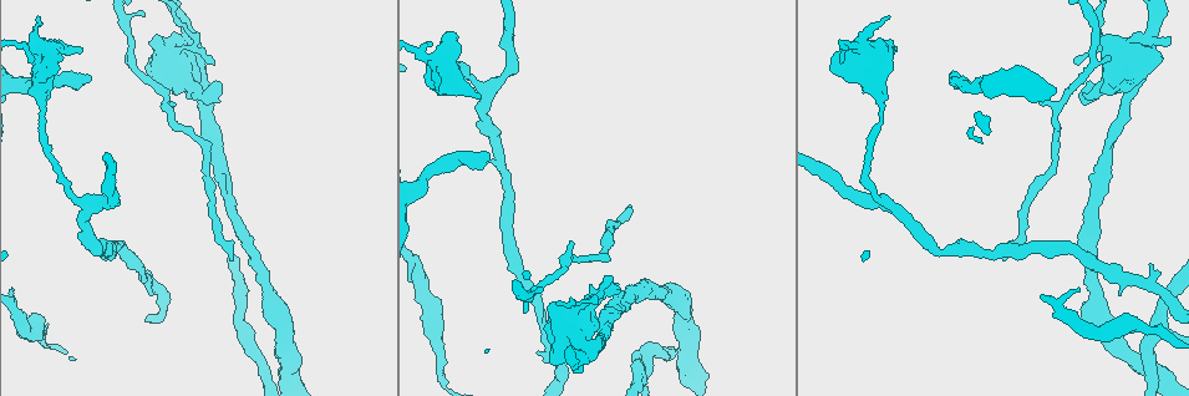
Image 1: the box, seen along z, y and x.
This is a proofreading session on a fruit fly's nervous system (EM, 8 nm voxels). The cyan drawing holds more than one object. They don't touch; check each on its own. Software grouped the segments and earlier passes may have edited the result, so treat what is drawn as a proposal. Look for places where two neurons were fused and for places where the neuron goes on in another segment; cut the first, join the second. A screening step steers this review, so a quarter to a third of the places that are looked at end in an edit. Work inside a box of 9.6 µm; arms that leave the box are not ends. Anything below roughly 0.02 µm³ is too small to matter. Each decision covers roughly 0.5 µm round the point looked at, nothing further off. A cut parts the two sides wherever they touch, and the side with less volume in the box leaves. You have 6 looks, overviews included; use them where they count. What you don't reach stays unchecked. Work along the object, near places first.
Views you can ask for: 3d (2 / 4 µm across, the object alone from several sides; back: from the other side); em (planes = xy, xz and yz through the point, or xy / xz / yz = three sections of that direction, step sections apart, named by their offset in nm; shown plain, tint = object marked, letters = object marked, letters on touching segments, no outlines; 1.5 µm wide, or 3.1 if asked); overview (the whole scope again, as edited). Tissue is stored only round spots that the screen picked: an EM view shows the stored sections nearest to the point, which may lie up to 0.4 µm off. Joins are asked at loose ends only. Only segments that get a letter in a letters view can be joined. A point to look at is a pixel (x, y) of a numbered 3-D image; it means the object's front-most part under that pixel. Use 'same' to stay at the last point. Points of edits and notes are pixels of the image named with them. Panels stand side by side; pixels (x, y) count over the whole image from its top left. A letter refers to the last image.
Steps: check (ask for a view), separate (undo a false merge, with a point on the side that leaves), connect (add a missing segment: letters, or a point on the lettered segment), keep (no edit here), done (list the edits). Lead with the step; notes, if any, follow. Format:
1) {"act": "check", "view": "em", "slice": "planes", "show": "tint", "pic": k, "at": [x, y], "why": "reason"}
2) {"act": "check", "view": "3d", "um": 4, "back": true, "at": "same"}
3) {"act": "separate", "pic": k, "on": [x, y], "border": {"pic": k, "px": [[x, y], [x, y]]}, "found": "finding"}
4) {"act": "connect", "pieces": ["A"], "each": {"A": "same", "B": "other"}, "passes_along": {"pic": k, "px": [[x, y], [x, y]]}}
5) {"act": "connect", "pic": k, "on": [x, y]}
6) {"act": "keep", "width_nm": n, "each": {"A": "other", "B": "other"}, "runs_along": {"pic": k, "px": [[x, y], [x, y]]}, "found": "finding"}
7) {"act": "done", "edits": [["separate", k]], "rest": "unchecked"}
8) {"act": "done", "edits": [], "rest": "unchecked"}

{"act": "check", "view": "em", "slice": "xz", "step": 4, "show": "tint", "pic": 1, "at": [83, 202], "why": "three arms meet"}

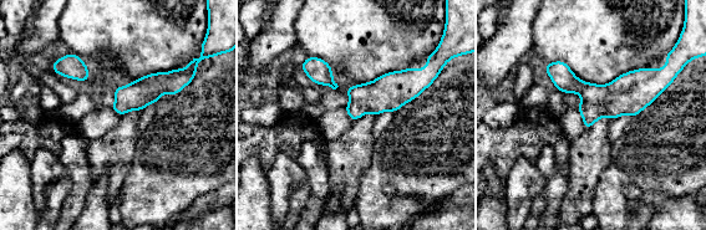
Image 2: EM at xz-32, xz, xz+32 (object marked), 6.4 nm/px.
{"act": "check", "view": "em", "slice": "planes", "show": "letters", "at": "same", "why": "another direction"}

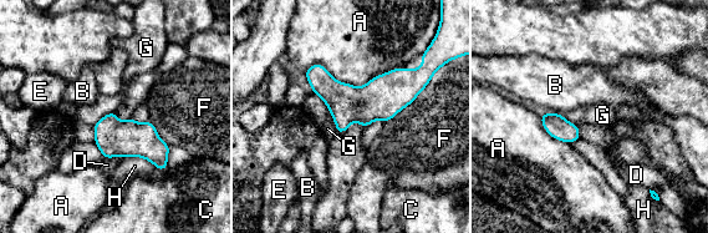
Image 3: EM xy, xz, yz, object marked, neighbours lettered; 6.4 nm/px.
{"act": "keep", "longest_contact_nm": ["A", 650], "each": {"A": "other", "B": "other", "C": "other", "D": "other", "E": "other", "F": "other", "G": "other", "H": "other"}, "runs_along": {"pic": 3, "px": [[309, 72], [336, 95], [419, 80]]}, "found": "continuous, no second neuron"}

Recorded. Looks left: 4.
{"act": "check", "view": "em", "slice": "xy", "step": 4, "show": "tint", "pic": 1, "at": [888, 17], "why": "branch stops here"}

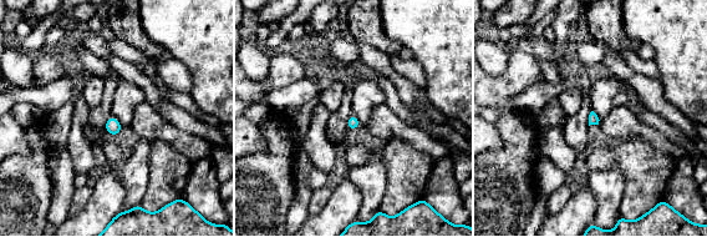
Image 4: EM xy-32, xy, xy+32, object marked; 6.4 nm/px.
{"act": "check", "view": "em", "slice": "planes", "show": "letters", "at": "same", "why": "cut it another way"}

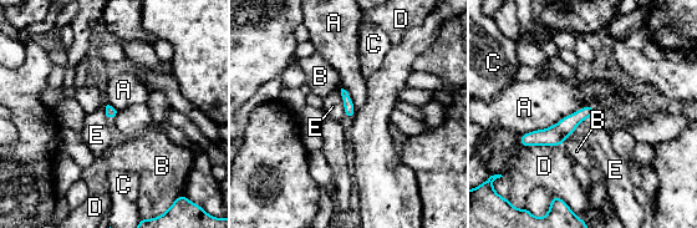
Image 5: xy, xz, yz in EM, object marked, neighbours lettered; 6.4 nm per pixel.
{"act": "keep", "each": {"A": "other", "B": "other", "C": "other", "D": "other", "E": "other"}, "runs_along": {"pic": 5, "px": [[591, 110], [554, 136], [523, 142]]}, "found": "none of them fits"}

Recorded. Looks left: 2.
{"act": "done", "edits": [], "rest": "unchecked"}

